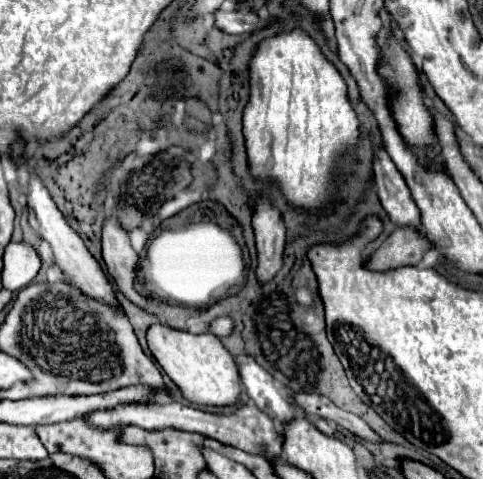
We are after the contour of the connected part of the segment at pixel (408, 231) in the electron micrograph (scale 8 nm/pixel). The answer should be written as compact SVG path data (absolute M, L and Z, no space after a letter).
M397 228L381 244L381 248L367 258L365 266L375 272L387 272L401 266L415 266L421 260L425 248L429 248L429 242L423 234L413 228Z

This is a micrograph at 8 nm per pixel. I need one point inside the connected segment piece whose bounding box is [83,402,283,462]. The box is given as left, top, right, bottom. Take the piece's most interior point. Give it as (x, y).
(248, 429)

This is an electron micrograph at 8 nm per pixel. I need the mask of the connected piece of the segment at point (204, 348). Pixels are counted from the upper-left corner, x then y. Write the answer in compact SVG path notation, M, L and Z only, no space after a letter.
M153 324L147 330L147 344L165 374L177 384L183 398L197 406L237 406L241 396L241 376L233 356L213 334L193 336L183 330L171 330L163 324Z

